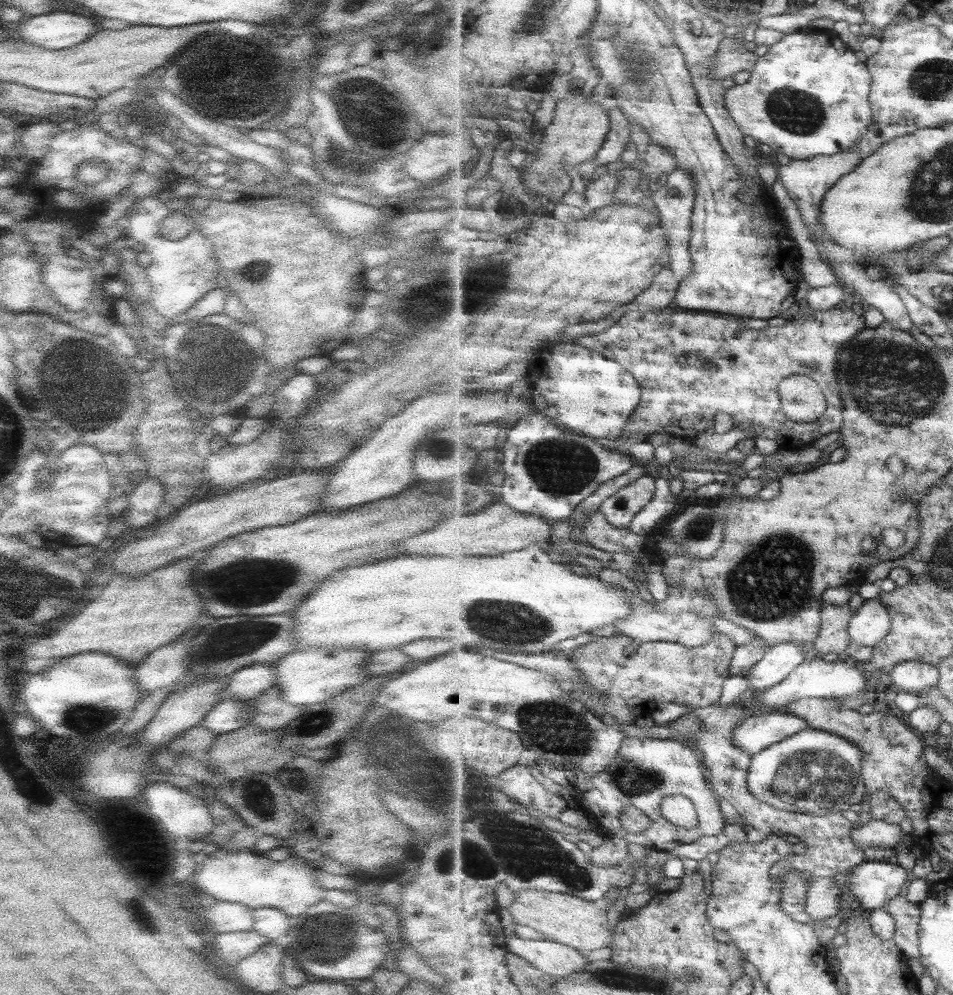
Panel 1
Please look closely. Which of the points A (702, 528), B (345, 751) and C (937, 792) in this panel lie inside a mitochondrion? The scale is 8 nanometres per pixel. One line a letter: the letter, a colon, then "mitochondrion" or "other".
A: mitochondrion
B: other
C: other

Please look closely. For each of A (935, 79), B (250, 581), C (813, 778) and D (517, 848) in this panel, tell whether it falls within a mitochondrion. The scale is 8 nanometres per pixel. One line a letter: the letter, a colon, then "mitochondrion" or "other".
A: mitochondrion
B: mitochondrion
C: mitochondrion
D: mitochondrion

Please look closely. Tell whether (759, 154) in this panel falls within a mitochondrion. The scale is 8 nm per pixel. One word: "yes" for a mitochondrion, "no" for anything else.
no

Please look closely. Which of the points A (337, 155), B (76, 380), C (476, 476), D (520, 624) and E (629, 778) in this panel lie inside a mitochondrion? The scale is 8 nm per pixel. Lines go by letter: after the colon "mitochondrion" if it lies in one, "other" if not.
A: mitochondrion
B: mitochondrion
C: other
D: mitochondrion
E: mitochondrion

